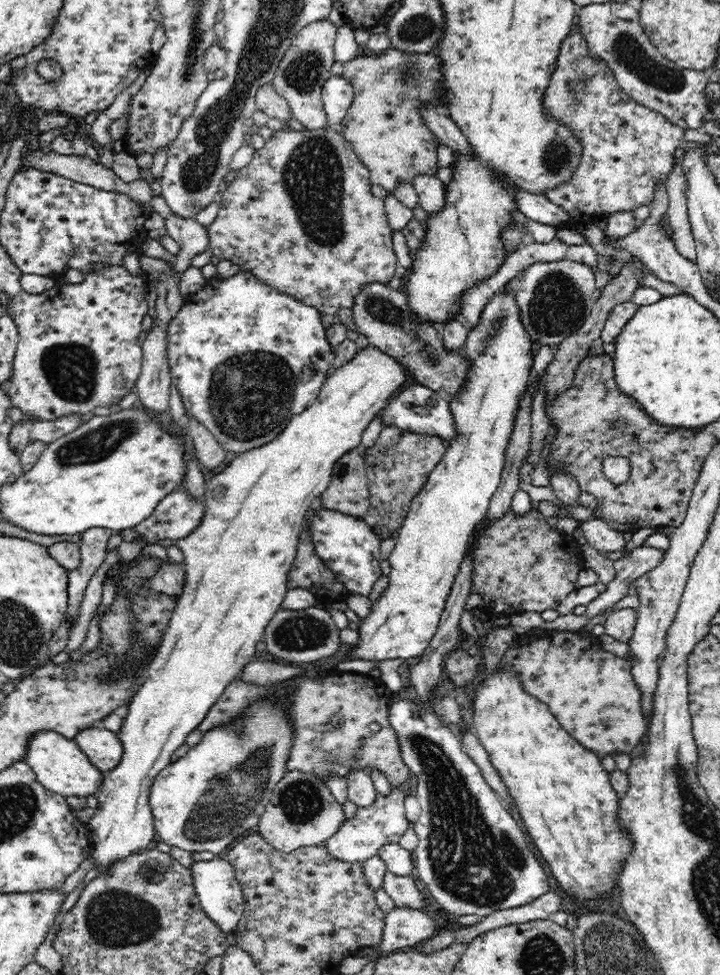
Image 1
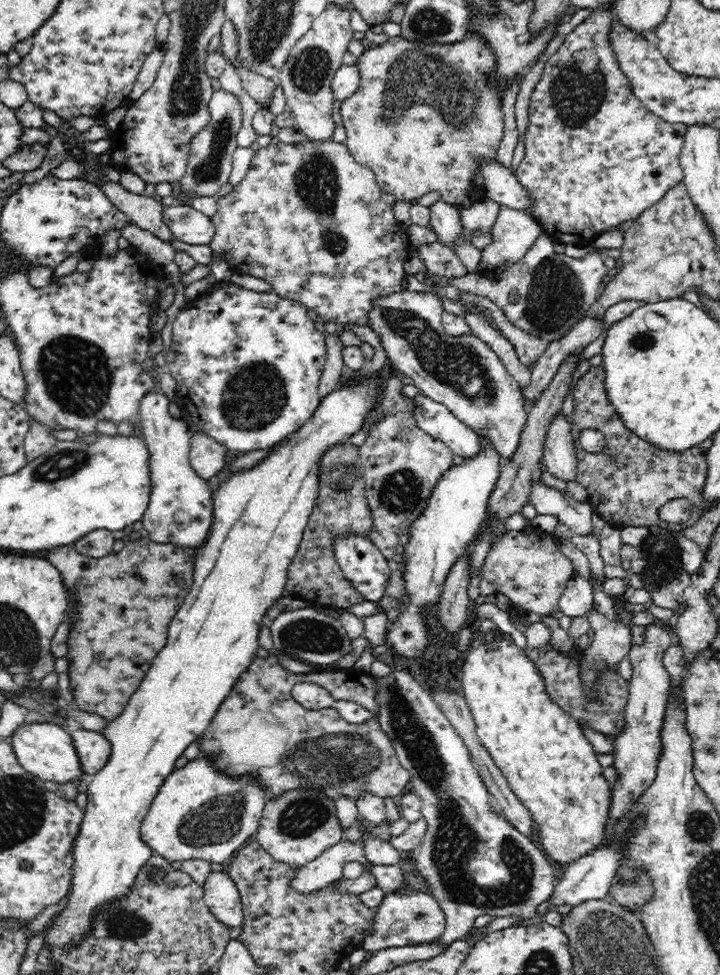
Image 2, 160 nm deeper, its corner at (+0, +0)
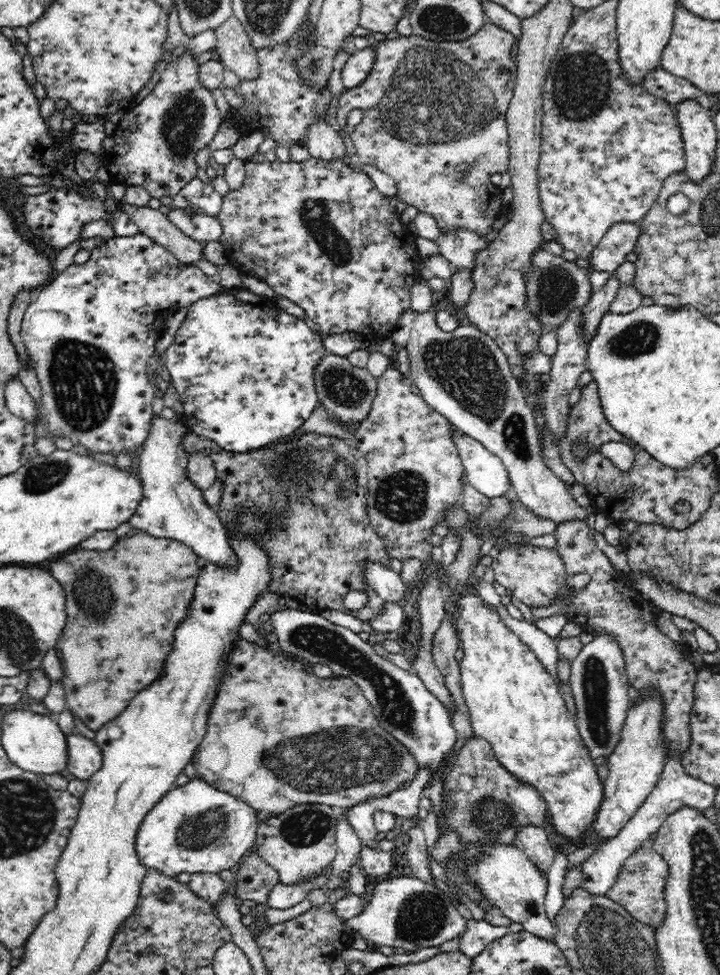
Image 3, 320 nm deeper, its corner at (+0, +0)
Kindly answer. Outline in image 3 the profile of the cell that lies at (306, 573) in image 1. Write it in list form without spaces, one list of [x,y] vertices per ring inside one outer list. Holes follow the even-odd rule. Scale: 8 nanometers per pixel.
[[[188,430],[182,438],[183,450],[188,456],[204,454],[214,463],[216,480],[222,487],[222,500],[216,506],[216,514],[229,533],[244,535],[252,543],[260,545],[270,563],[270,581],[268,592],[285,598],[294,599],[300,606],[307,605],[315,611],[339,610],[348,612],[360,620],[371,622],[373,618],[385,611],[386,601],[368,587],[365,577],[365,566],[368,563],[380,563],[390,569],[391,556],[383,540],[374,532],[366,510],[367,464],[362,452],[359,452],[346,439],[306,432],[296,437],[295,433],[284,439],[268,444],[266,447],[244,453],[233,454],[218,447],[212,440],[198,436]],[[254,513],[264,519],[268,530],[264,532],[241,532],[241,518]],[[352,590],[362,590],[368,595],[368,603],[358,611],[348,610],[342,605],[342,597]]]

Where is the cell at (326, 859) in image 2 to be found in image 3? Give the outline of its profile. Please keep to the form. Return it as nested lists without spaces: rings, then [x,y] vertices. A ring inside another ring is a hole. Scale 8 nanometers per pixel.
[[[326,869],[317,877],[297,885],[286,885],[279,882],[270,890],[268,900],[266,900],[266,906],[270,909],[274,908],[278,910],[292,908],[295,904],[306,899],[308,892],[312,888],[323,888],[324,884],[326,884],[326,876],[328,874],[330,874],[330,869]]]

